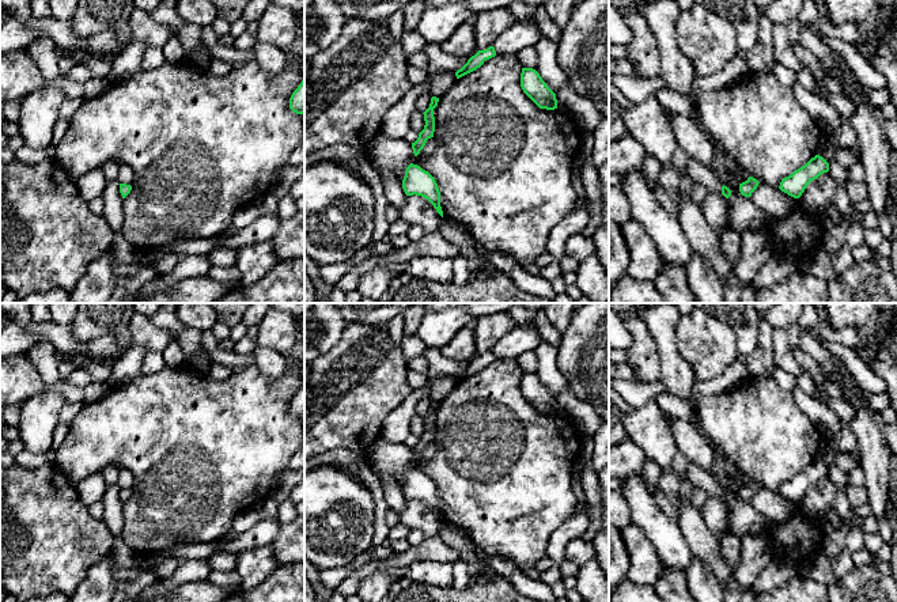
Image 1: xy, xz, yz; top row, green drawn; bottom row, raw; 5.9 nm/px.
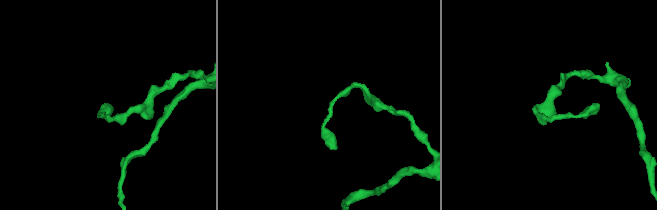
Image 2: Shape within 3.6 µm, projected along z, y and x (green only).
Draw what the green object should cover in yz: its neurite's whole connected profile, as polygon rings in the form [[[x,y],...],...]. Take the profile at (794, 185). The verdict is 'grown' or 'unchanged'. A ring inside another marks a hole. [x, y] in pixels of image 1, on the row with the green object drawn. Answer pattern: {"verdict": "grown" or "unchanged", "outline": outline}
{"verdict": "unchanged", "outline": [[[815,155],[805,166],[783,178],[779,189],[794,198],[799,198],[811,181],[828,171],[829,163],[822,156]]]}

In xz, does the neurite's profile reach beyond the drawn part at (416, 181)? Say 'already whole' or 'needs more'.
already whole

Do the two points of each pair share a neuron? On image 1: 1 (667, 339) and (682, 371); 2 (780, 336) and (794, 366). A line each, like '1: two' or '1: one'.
1: one
2: one

